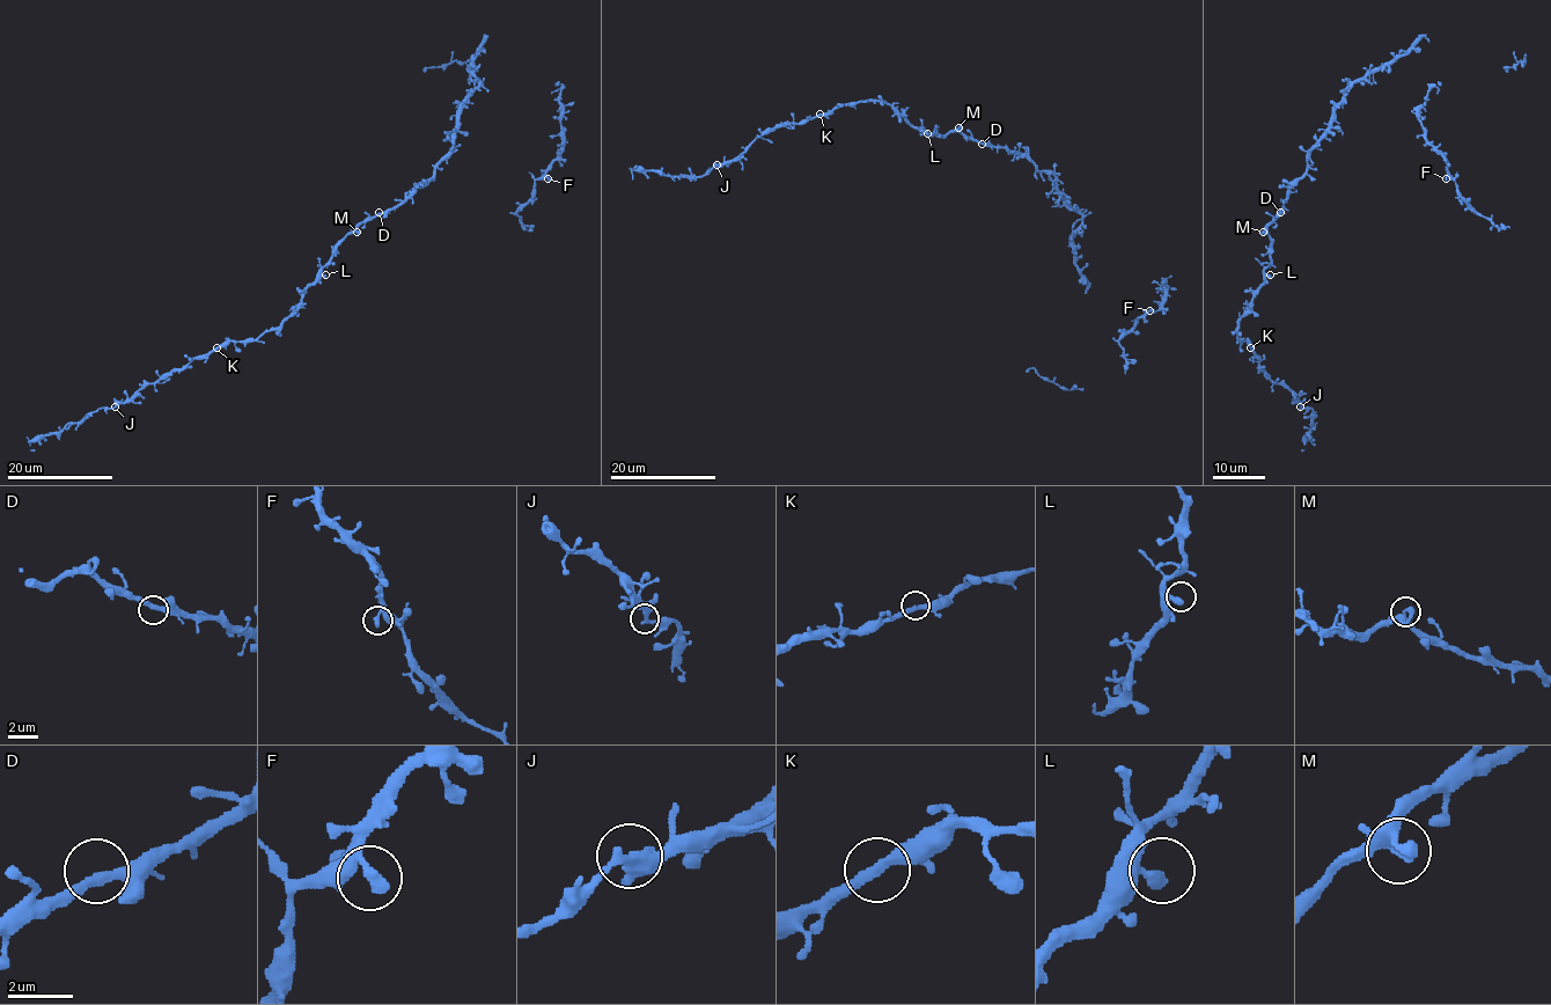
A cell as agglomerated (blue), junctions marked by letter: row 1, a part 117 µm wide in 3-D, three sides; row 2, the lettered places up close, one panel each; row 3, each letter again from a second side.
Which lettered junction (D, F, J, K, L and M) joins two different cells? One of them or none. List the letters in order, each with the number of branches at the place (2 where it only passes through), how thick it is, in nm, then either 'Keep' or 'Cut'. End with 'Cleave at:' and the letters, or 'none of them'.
D: Branches: 2. Thickness 340 nm. Keep
F: Branches: 2. Thickness 280 nm. Keep
J: Branches: 2. Thickness 360 nm. Keep
K: Branches: 2. Thickness 320 nm. Keep
L: Branches: 1. Thickness 400 nm. Keep
M: Branches: 2. Thickness 360 nm. Keep
Cleave at: none of them

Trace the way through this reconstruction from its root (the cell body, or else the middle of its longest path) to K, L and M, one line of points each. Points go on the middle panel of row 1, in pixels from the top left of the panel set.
K: (1015, 153), (965, 138), (957, 131), (932, 136), (925, 129), (916, 129), (880, 101), (835, 105), (820, 114)
L: (1015, 153), (965, 138), (957, 131), (932, 136), (925, 129), (927, 133)
M: (1015, 153), (968, 139), (958, 127)

